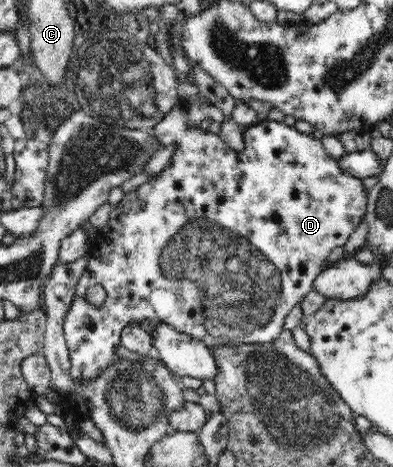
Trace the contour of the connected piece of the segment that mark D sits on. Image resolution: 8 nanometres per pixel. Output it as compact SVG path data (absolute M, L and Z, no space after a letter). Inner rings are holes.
M177 104L168 112L152 129L152 136L163 145L163 147L175 147L175 151L169 158L166 167L156 173L154 178L141 184L131 193L125 193L118 205L110 212L109 219L103 228L97 232L97 237L91 241L90 253L85 272L81 274L79 282L75 286L75 296L63 323L66 346L70 353L70 379L75 386L85 386L93 382L95 378L101 378L105 370L117 361L123 361L117 355L117 348L121 346L122 330L131 322L133 325L142 322L157 322L171 325L173 329L195 338L206 344L213 350L217 346L241 346L241 344L261 344L273 342L280 337L284 329L284 318L296 305L300 304L306 294L313 288L313 281L320 274L326 264L327 256L337 246L344 246L350 234L365 219L368 193L363 187L360 178L343 172L343 169L326 152L321 142L311 134L297 131L295 127L285 125L282 121L265 119L256 124L247 126L243 132L243 143L245 148L241 151L231 150L225 145L222 135L205 131L199 125L189 124L185 108ZM101 284L107 292L105 302L97 308L93 304L87 304L85 292L89 286Z

